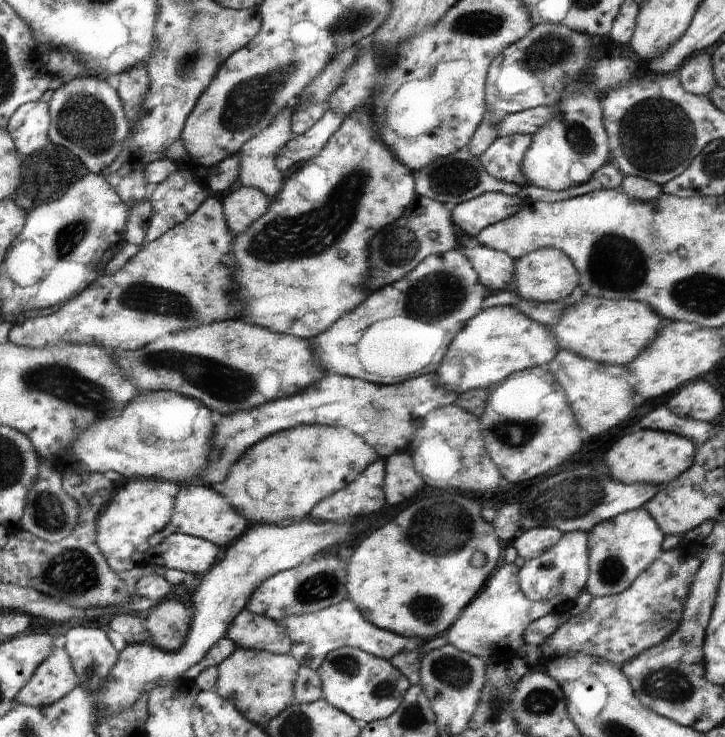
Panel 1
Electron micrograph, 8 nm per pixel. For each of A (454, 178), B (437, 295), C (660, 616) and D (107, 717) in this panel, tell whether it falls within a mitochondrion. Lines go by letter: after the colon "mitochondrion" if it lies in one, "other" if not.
A: mitochondrion
B: mitochondrion
C: mitochondrion
D: other

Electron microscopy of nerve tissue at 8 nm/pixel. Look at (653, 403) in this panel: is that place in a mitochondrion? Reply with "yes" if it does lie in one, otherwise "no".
no

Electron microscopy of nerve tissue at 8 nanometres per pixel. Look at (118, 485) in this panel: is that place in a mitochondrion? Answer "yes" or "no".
no

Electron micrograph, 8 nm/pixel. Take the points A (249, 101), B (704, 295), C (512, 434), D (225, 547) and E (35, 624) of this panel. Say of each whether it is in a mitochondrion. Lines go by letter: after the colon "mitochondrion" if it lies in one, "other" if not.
A: mitochondrion
B: mitochondrion
C: mitochondrion
D: other
E: other

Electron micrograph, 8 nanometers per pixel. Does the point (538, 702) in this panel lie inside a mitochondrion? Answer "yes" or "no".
yes

